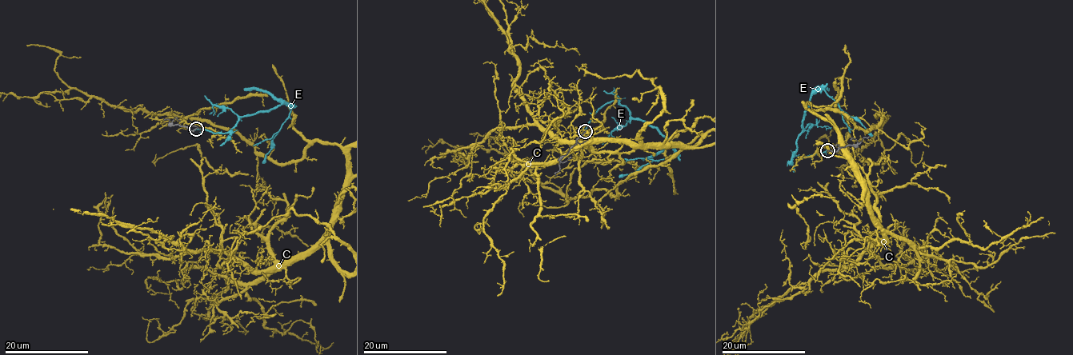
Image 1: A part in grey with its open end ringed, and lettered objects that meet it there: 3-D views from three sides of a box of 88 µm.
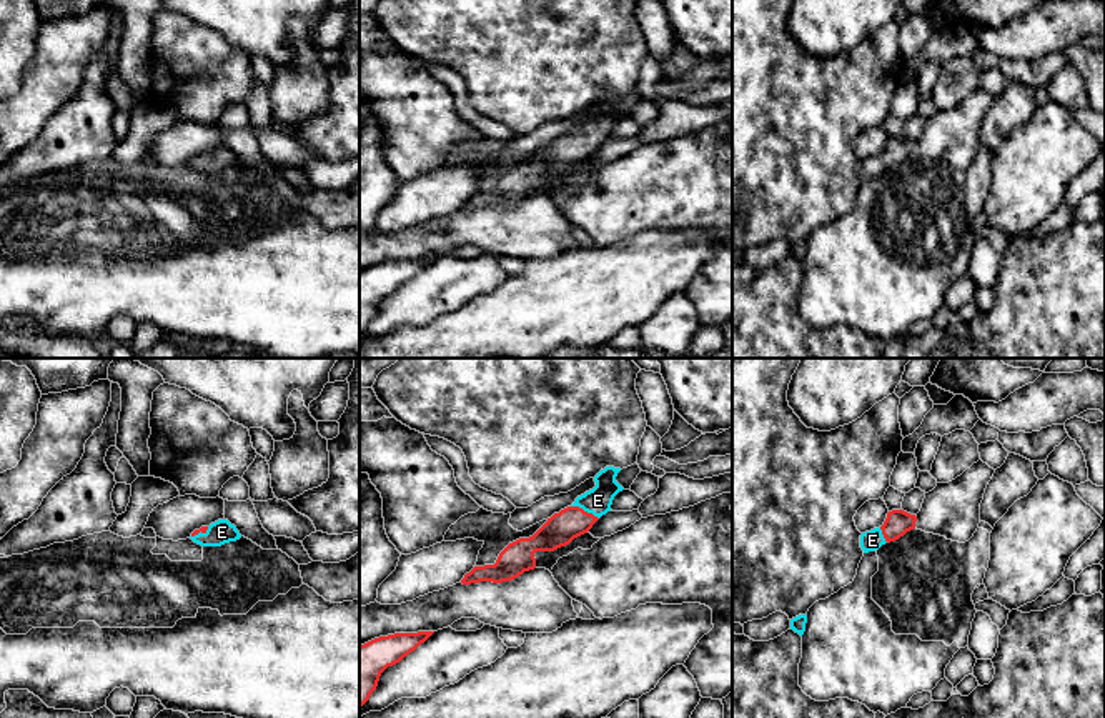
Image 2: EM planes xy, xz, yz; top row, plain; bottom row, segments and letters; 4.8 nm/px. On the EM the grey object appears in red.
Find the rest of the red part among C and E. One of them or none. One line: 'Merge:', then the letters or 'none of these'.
Merge: E

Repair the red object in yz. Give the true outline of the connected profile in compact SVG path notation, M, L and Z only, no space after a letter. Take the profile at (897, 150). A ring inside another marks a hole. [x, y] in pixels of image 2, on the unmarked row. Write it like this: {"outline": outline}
{"outline": "M892 137L882 153L874 155L860 162L860 175L864 180L875 178L882 172L890 170L904 163L915 155L917 143L904 137Z"}

